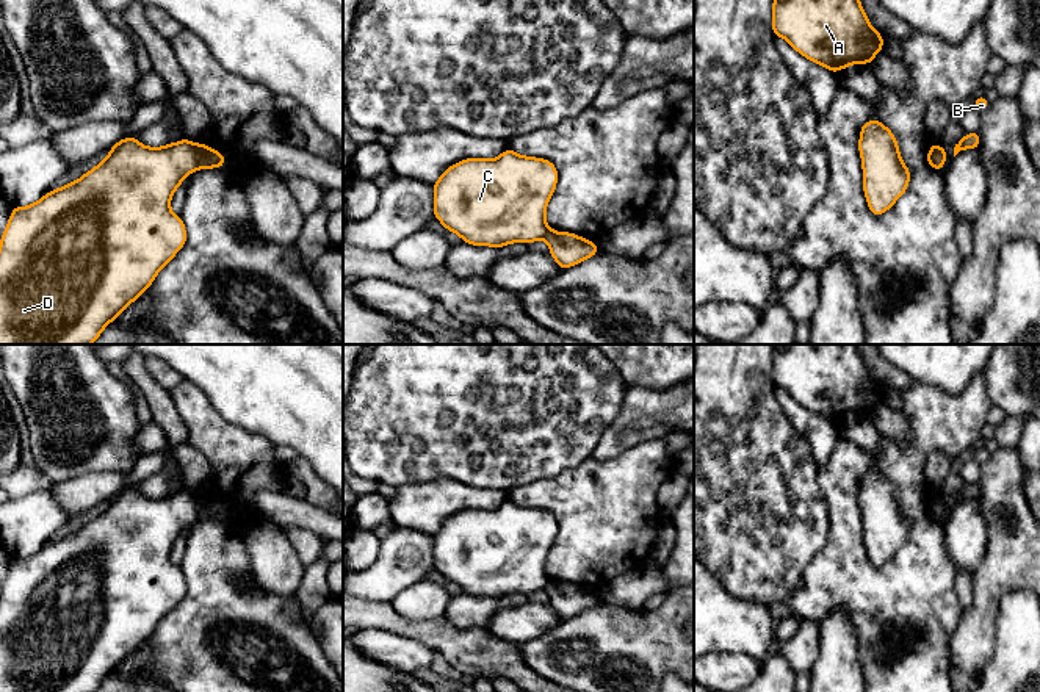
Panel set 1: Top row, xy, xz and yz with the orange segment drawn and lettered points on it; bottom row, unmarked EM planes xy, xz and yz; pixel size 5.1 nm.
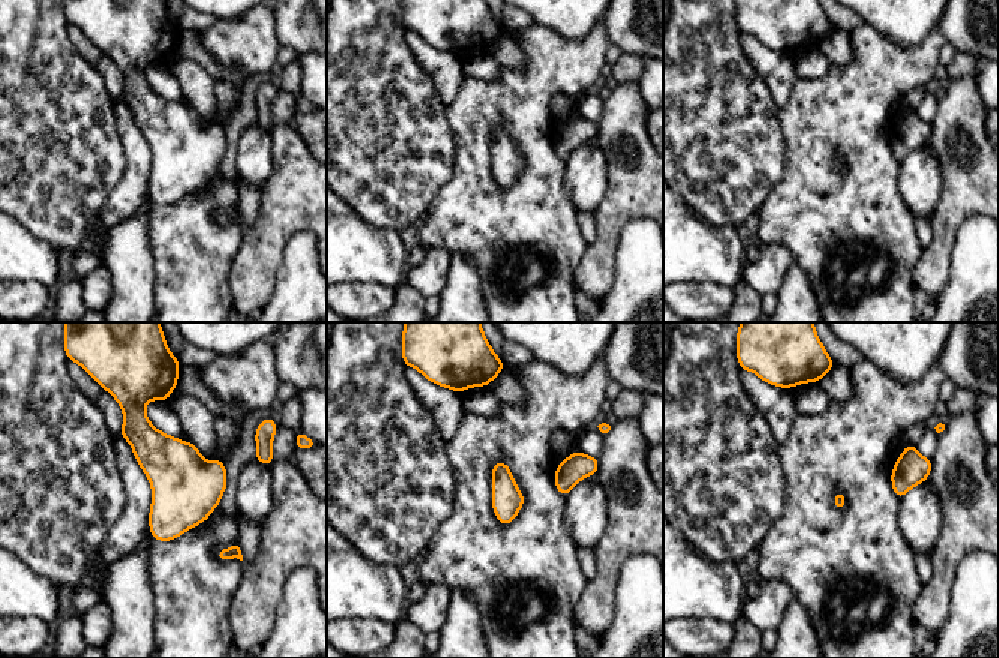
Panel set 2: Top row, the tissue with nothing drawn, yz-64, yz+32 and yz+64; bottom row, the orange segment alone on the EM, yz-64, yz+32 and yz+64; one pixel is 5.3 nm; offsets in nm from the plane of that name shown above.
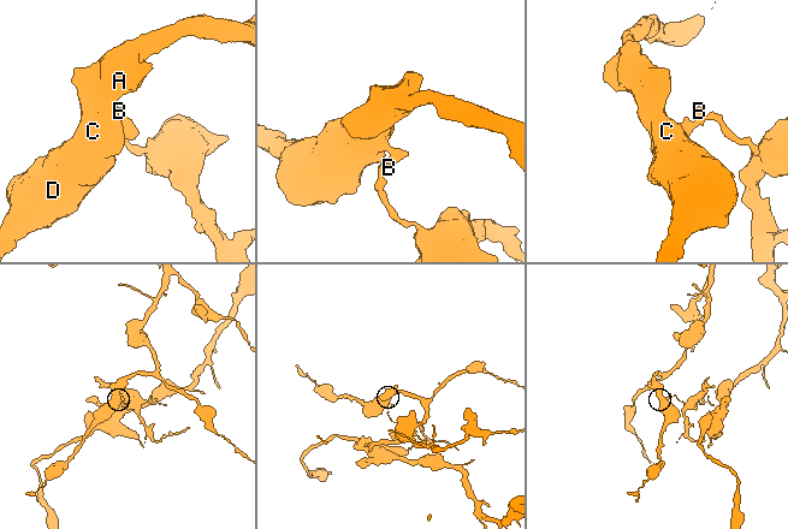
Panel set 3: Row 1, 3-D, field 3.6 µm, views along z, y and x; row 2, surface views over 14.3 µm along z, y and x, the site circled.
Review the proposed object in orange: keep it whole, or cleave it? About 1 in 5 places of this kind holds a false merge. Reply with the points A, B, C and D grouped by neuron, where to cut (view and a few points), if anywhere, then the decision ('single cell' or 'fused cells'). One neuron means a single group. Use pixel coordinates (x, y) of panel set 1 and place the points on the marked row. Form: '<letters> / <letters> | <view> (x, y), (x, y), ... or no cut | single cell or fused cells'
A C D / B | xy (199, 144), (196, 168) | fused cells

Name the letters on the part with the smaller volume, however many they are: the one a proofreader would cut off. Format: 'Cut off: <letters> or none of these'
Cut off: B

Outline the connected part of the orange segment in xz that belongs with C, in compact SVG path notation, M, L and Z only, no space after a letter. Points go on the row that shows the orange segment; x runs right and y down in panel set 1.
M509 147L497 158L465 158L446 168L434 186L434 218L473 246L501 249L511 243L545 240L545 210L558 185L556 166L543 158L518 155Z

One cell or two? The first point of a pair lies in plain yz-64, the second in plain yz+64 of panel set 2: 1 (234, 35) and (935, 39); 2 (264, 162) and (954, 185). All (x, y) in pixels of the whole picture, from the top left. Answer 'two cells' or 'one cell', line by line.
1: one cell
2: two cells

